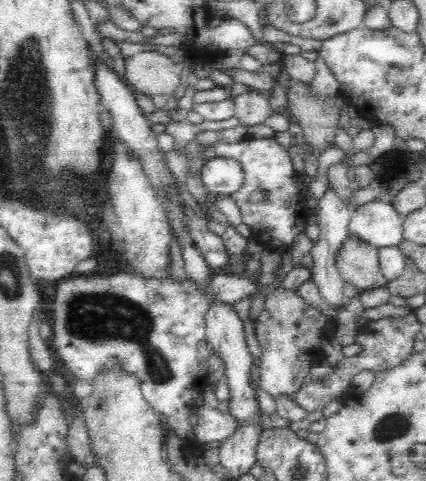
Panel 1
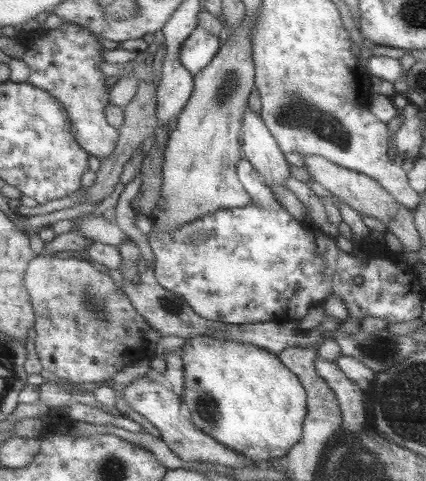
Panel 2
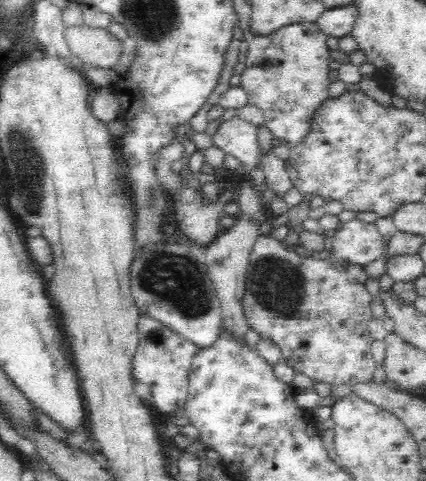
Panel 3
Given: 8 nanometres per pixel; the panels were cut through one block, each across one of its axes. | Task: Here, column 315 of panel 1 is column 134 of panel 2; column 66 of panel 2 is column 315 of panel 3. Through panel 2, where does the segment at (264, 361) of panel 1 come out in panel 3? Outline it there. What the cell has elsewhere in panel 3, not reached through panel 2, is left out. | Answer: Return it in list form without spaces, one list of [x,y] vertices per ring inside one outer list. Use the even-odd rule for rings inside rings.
[[[258,235],[253,242],[252,248],[248,253],[248,264],[245,266],[245,291],[242,295],[242,307],[245,318],[249,326],[253,329],[254,336],[262,338],[272,338],[280,349],[282,349],[282,360],[284,360],[296,373],[304,374],[313,382],[329,384],[372,384],[374,382],[374,372],[376,372],[377,362],[372,357],[373,339],[369,332],[370,322],[374,319],[371,312],[370,292],[366,289],[364,283],[354,283],[348,280],[346,272],[339,263],[333,263],[330,258],[315,259],[314,257],[301,256],[296,253],[295,249],[283,246],[276,238],[271,235]]]

